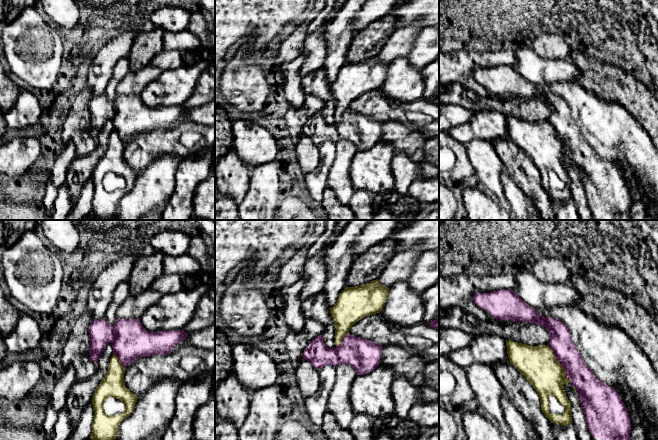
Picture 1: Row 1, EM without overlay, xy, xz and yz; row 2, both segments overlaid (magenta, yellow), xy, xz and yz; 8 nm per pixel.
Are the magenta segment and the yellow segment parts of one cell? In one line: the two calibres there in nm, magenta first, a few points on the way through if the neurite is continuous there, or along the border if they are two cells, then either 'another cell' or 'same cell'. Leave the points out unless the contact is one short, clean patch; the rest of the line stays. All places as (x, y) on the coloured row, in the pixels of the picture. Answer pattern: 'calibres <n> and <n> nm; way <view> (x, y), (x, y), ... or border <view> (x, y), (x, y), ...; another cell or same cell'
calibres 190 and 300 nm; another cell

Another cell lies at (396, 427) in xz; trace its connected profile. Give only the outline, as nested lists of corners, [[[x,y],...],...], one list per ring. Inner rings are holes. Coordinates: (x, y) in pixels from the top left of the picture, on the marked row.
[[[393,412],[375,419],[373,433],[374,436],[382,433],[387,434],[393,440],[403,438],[415,439],[420,434],[420,427],[409,418],[403,419]]]

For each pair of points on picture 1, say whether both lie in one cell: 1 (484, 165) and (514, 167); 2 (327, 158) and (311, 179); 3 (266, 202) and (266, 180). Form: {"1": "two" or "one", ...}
{"1": "two", "2": "one", "3": "one"}

